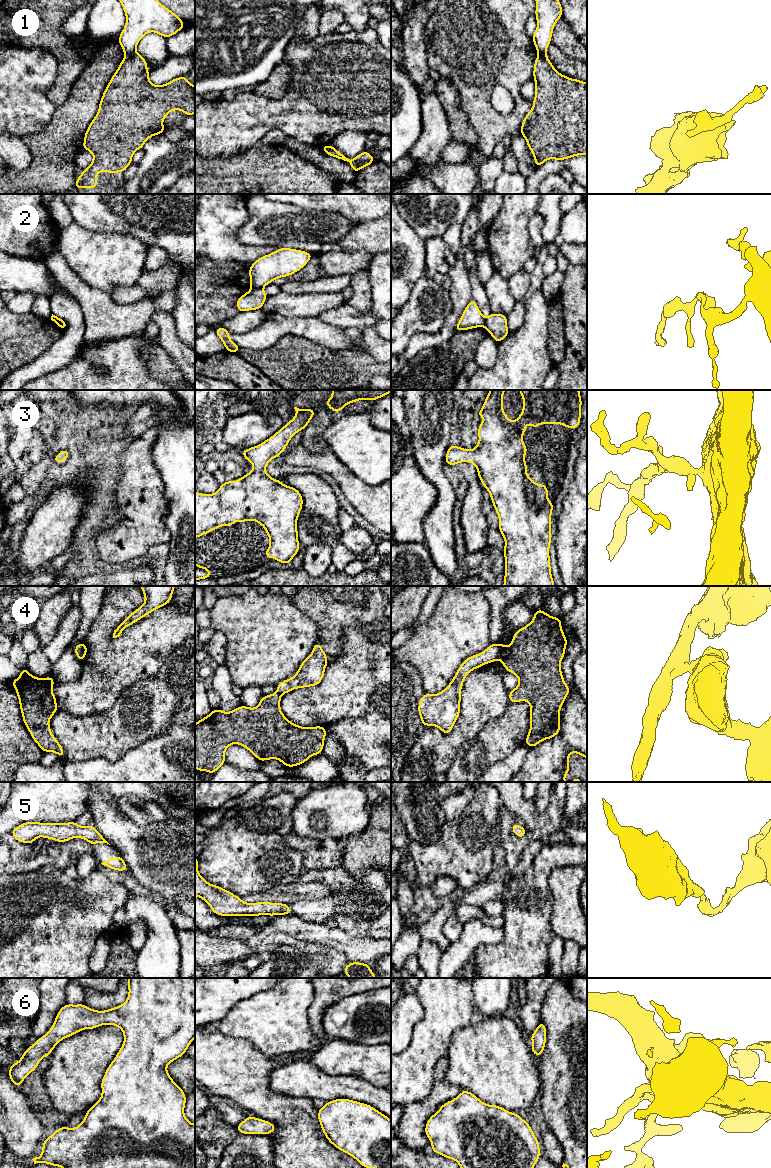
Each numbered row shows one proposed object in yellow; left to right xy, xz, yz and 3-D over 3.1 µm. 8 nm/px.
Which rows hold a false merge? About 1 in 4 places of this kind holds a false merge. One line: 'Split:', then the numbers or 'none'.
Split: 1, 2, 4

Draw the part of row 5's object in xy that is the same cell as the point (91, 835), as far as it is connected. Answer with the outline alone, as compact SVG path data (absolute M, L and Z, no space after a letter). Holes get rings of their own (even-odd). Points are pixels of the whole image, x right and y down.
M75 821L67 823L25 822L13 829L11 834L18 842L26 844L32 844L38 837L53 839L59 843L79 837L92 846L95 843L109 844L93 825L79 826Z

